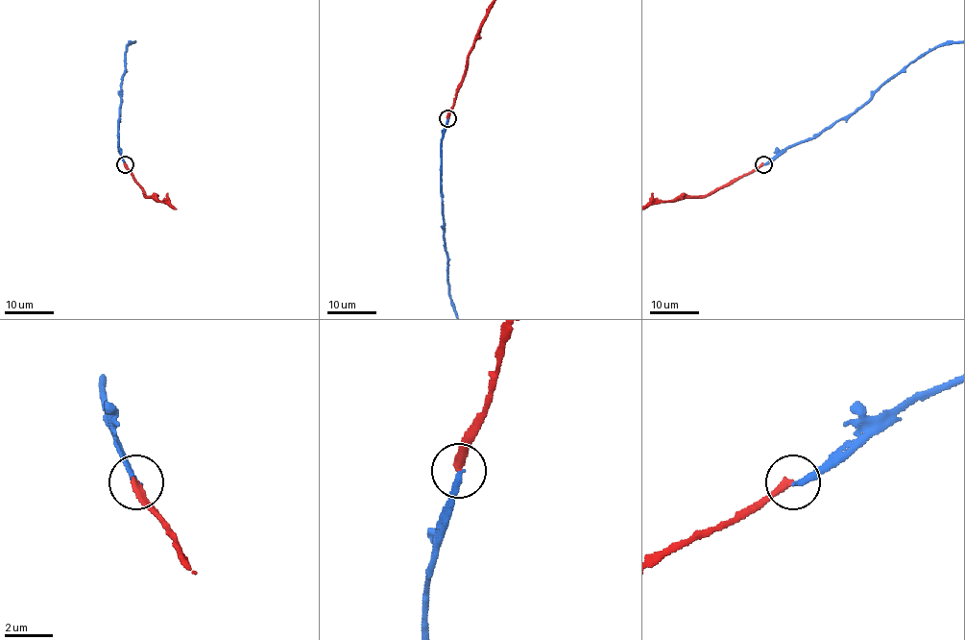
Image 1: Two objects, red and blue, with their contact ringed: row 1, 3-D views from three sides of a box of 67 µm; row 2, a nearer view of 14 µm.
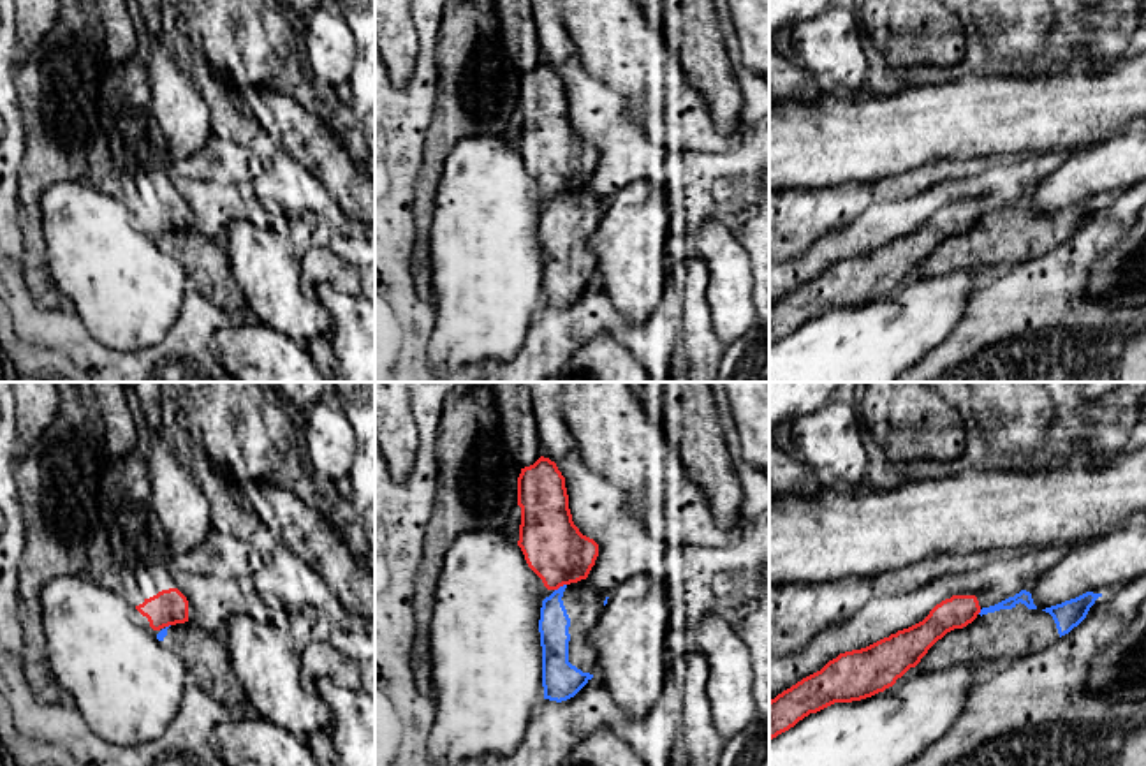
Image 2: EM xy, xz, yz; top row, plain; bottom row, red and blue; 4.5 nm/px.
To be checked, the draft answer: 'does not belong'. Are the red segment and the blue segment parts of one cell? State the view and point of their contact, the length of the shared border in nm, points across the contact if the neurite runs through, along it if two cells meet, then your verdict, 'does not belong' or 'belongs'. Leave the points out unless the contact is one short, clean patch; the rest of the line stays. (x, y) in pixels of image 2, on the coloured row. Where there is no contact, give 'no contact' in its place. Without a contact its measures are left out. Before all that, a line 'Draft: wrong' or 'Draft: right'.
Draft: right
contact xz (560, 585); length 70 nm; border xz (565, 583), (555, 590); does not belong

